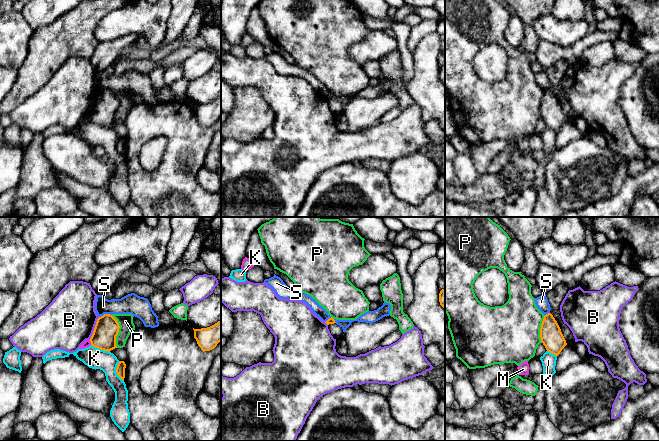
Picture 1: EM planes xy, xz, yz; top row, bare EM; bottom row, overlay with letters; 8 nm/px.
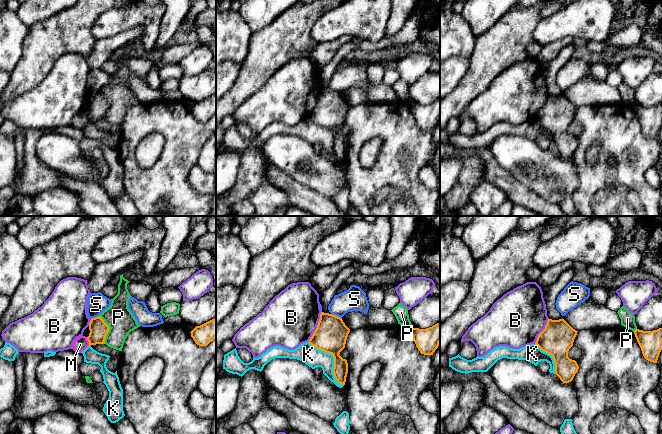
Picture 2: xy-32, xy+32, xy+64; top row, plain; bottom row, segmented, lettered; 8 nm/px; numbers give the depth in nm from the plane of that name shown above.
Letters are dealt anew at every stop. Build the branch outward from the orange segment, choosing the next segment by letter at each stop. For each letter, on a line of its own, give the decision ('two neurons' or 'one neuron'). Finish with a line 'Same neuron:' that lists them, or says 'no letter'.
B: two neurons
K: two neurons
M: two neurons
P: two neurons
S: two neurons
Same neuron: no letter

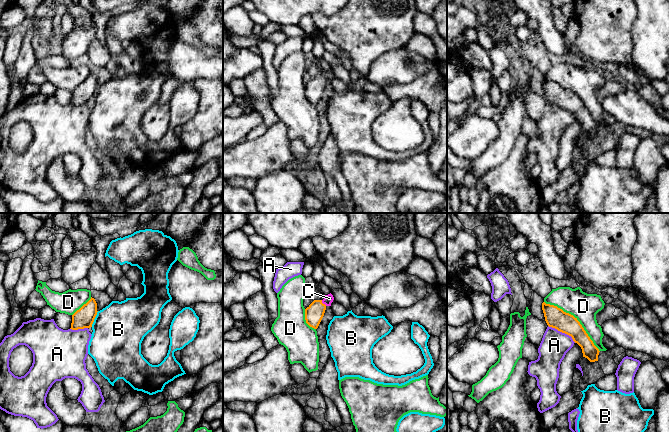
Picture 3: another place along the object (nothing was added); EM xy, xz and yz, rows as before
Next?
A: two neurons
B: two neurons
C: one neuron
D: two neurons
Same neuron: C

